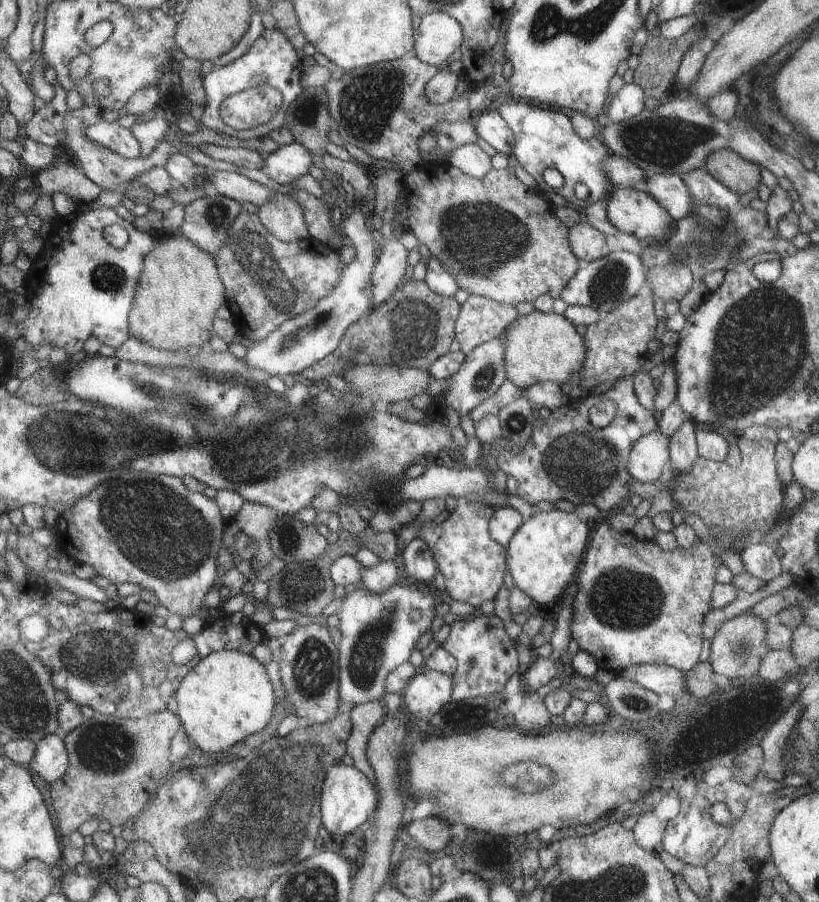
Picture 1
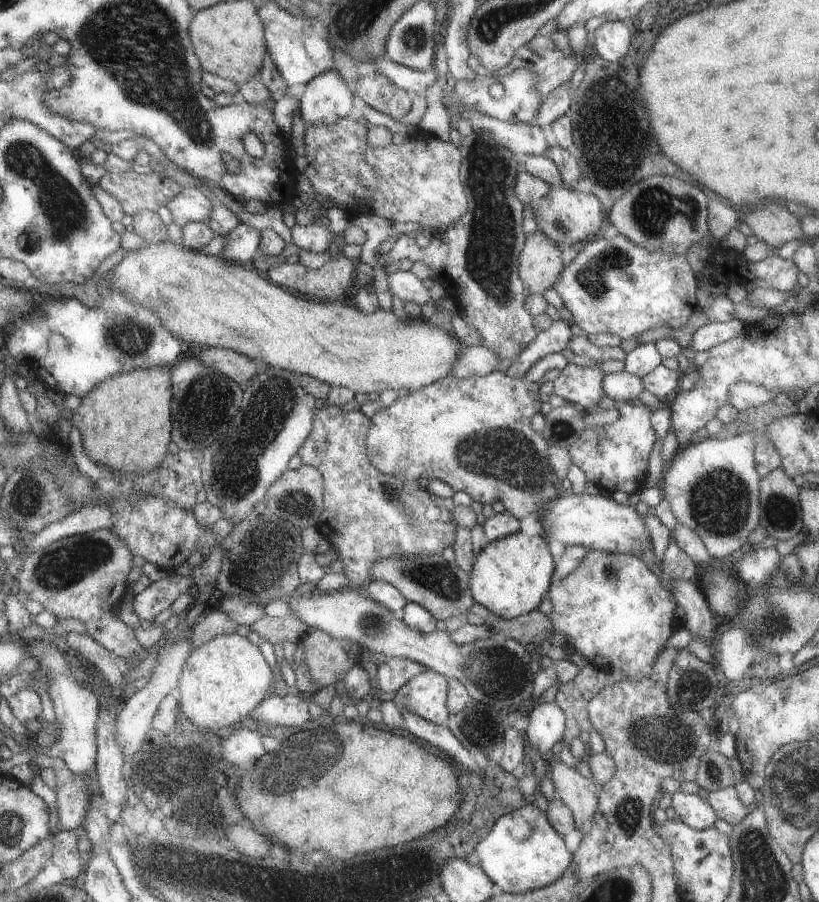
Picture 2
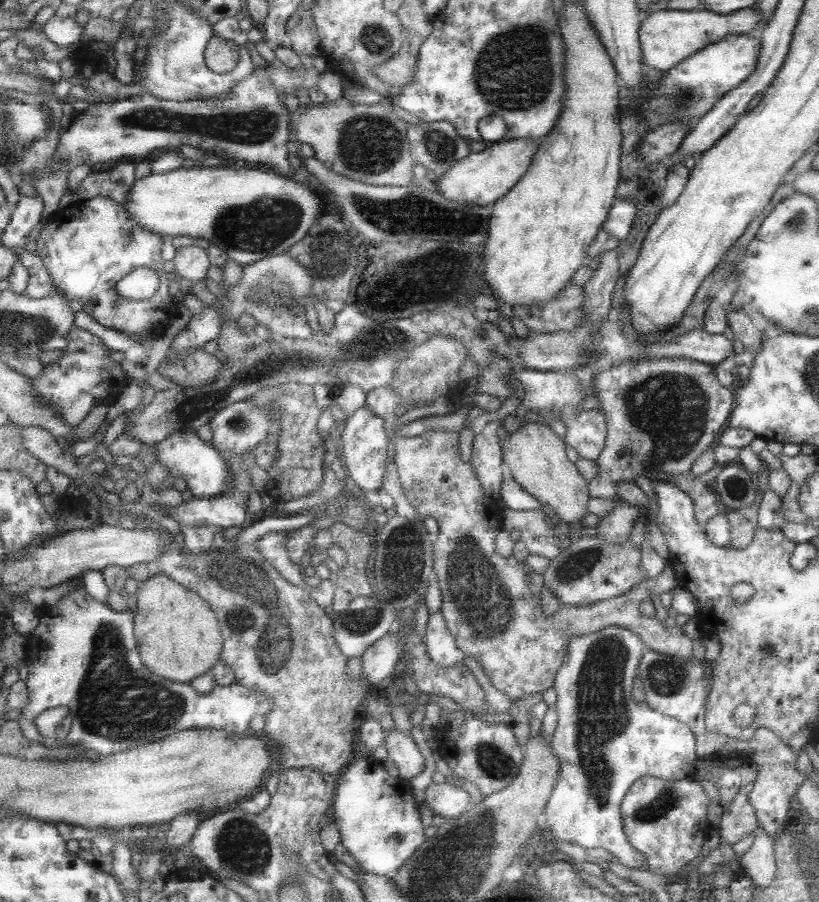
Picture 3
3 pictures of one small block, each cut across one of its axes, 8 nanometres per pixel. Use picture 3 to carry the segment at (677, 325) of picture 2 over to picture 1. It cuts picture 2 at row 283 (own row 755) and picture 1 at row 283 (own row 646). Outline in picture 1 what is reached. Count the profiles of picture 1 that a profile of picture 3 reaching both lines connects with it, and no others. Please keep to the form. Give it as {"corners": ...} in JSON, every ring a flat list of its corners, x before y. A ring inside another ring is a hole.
{"corners":[[613,251,606,256,582,264,561,292,561,298,568,305,584,305,603,312,617,309,629,301,646,284,646,268,639,255,629,251]]}

